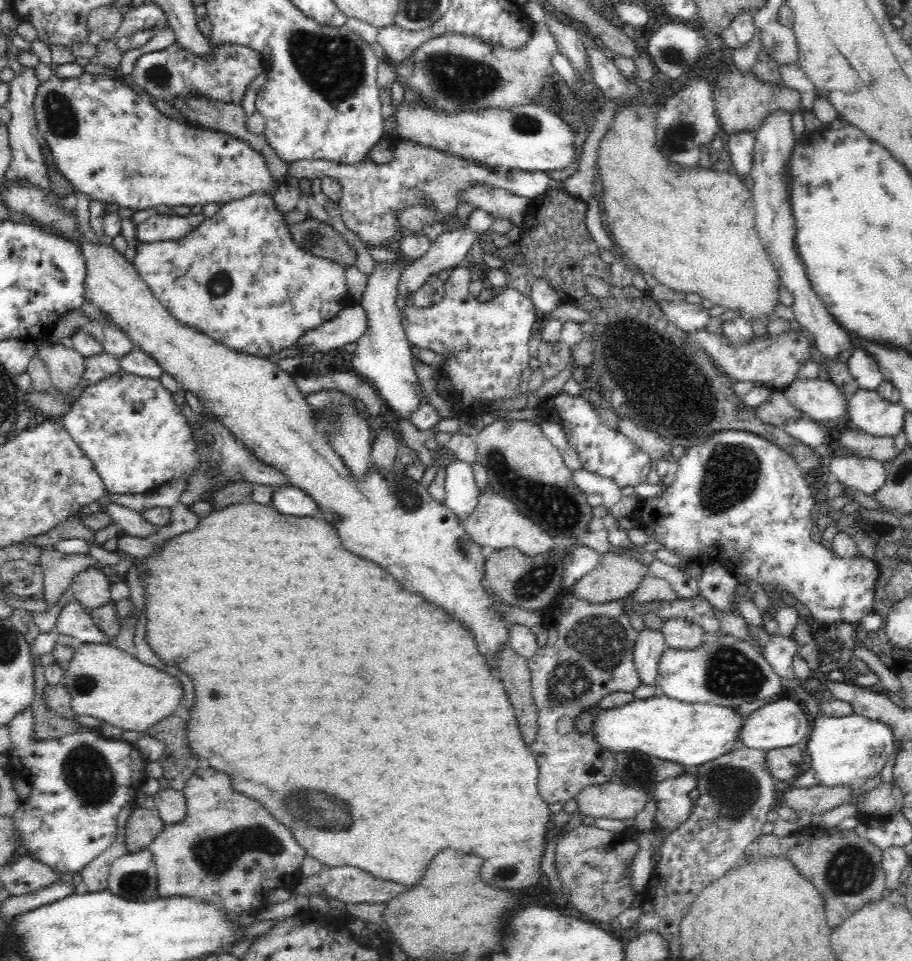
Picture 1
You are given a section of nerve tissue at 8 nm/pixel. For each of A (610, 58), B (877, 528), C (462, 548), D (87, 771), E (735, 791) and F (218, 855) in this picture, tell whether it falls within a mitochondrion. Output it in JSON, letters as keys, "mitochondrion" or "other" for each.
{"A":"other","B":"mitochondrion","C":"mitochondrion","D":"mitochondrion","E":"mitochondrion","F":"mitochondrion"}

